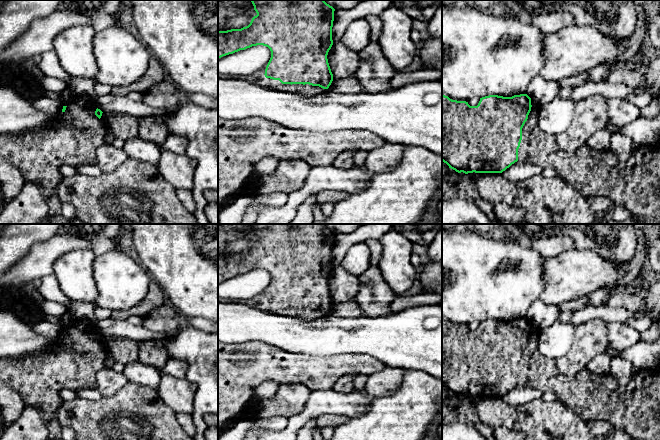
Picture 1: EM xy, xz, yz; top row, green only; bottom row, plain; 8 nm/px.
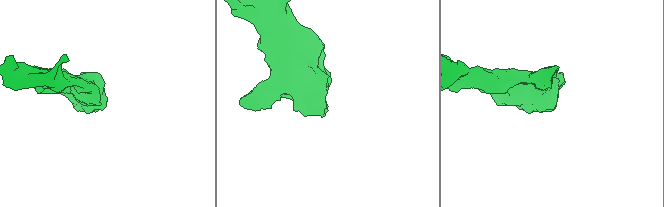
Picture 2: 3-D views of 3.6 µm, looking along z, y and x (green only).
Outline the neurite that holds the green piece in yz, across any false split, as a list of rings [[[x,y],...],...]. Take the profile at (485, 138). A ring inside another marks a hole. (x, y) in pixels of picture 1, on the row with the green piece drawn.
[[[442,94],[442,161],[449,168],[458,173],[502,173],[515,162],[529,162],[542,168],[553,168],[558,172],[559,178],[570,184],[578,190],[585,198],[594,199],[598,196],[608,197],[614,205],[623,205],[632,216],[642,222],[642,224],[660,224],[660,145],[650,146],[644,145],[636,147],[630,157],[626,161],[621,161],[617,154],[611,150],[598,151],[584,145],[573,153],[561,151],[556,144],[556,136],[542,132],[538,128],[538,113],[541,105],[532,100],[527,94],[514,95],[512,97],[503,97],[498,95],[489,95],[480,98],[477,106],[470,106],[466,101],[452,100],[448,96]]]

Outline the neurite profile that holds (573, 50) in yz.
[[[574,24],[565,27],[556,33],[545,35],[545,62],[539,75],[548,81],[557,82],[568,77],[585,73],[598,65],[619,65],[621,64],[619,59],[624,55],[628,45],[629,39],[618,41],[590,26],[578,26]]]

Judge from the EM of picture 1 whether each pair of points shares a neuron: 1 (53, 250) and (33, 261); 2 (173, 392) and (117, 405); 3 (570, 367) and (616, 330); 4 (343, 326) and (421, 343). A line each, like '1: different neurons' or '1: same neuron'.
1: same neuron
2: different neurons
3: different neurons
4: same neuron

